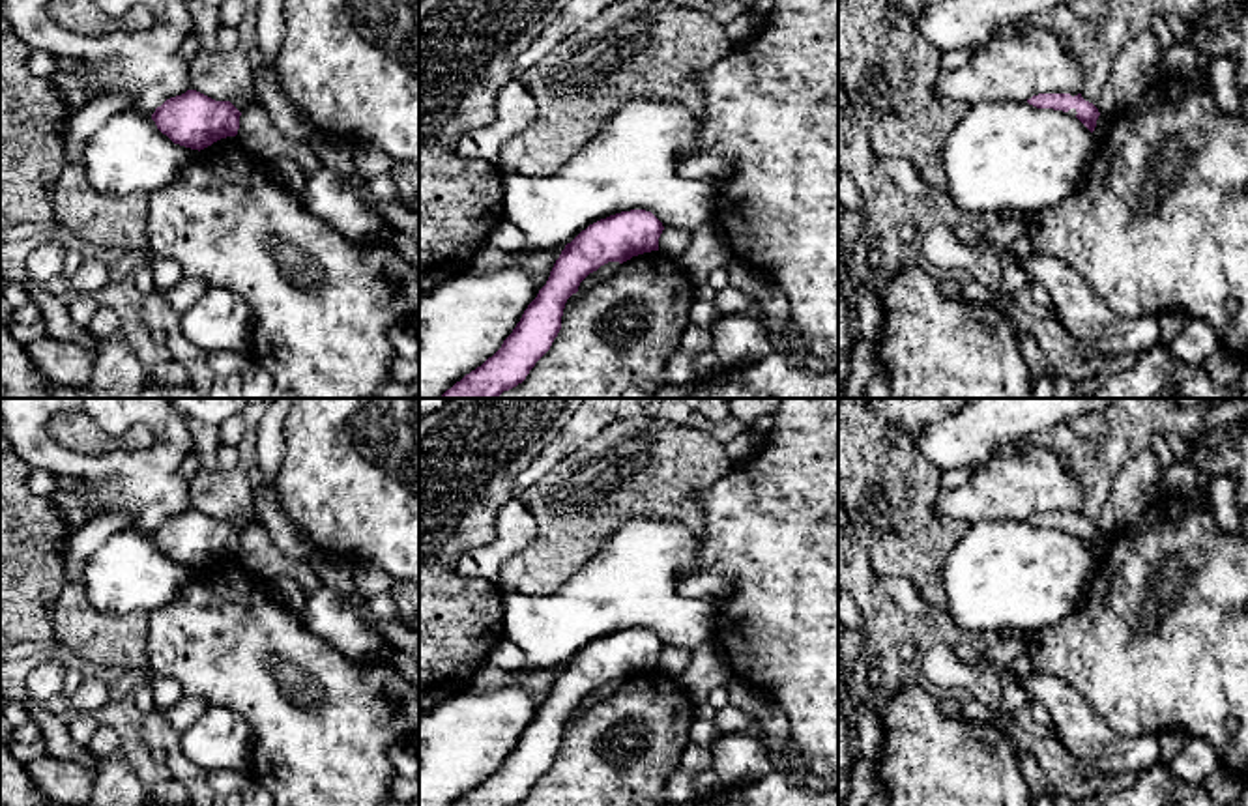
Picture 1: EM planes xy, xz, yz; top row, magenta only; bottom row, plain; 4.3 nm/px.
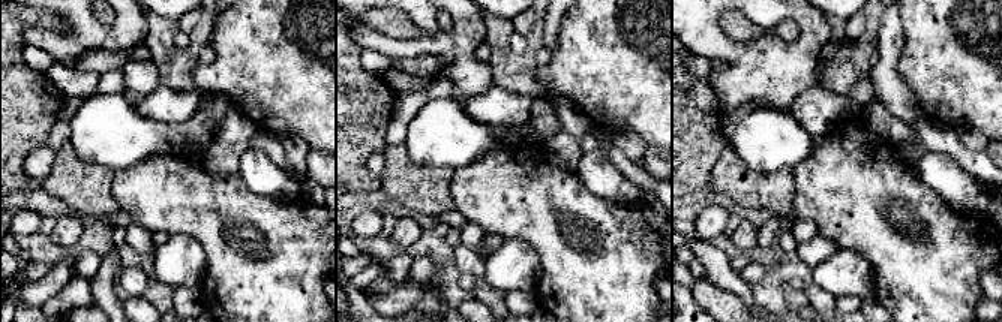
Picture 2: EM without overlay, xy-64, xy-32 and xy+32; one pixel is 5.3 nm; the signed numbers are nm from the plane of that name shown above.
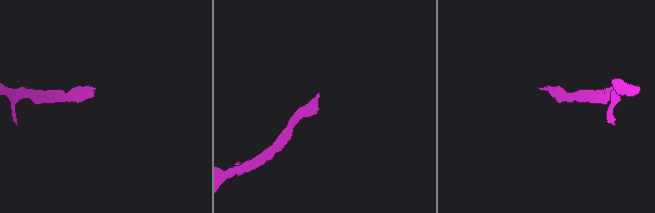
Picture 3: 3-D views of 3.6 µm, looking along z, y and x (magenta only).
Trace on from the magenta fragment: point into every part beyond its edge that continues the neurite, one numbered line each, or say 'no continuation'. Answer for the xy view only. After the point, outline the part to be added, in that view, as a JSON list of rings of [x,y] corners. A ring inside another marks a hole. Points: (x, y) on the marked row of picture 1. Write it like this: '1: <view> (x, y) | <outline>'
no continuation

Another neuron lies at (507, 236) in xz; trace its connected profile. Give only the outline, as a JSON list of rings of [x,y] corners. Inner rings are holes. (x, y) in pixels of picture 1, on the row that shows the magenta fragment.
[[[500,221],[488,234],[486,245],[505,249],[505,251],[520,251],[526,247],[524,232],[509,221]]]

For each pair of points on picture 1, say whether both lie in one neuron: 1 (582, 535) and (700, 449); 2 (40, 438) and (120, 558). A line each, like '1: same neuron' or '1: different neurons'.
1: same neuron
2: different neurons

